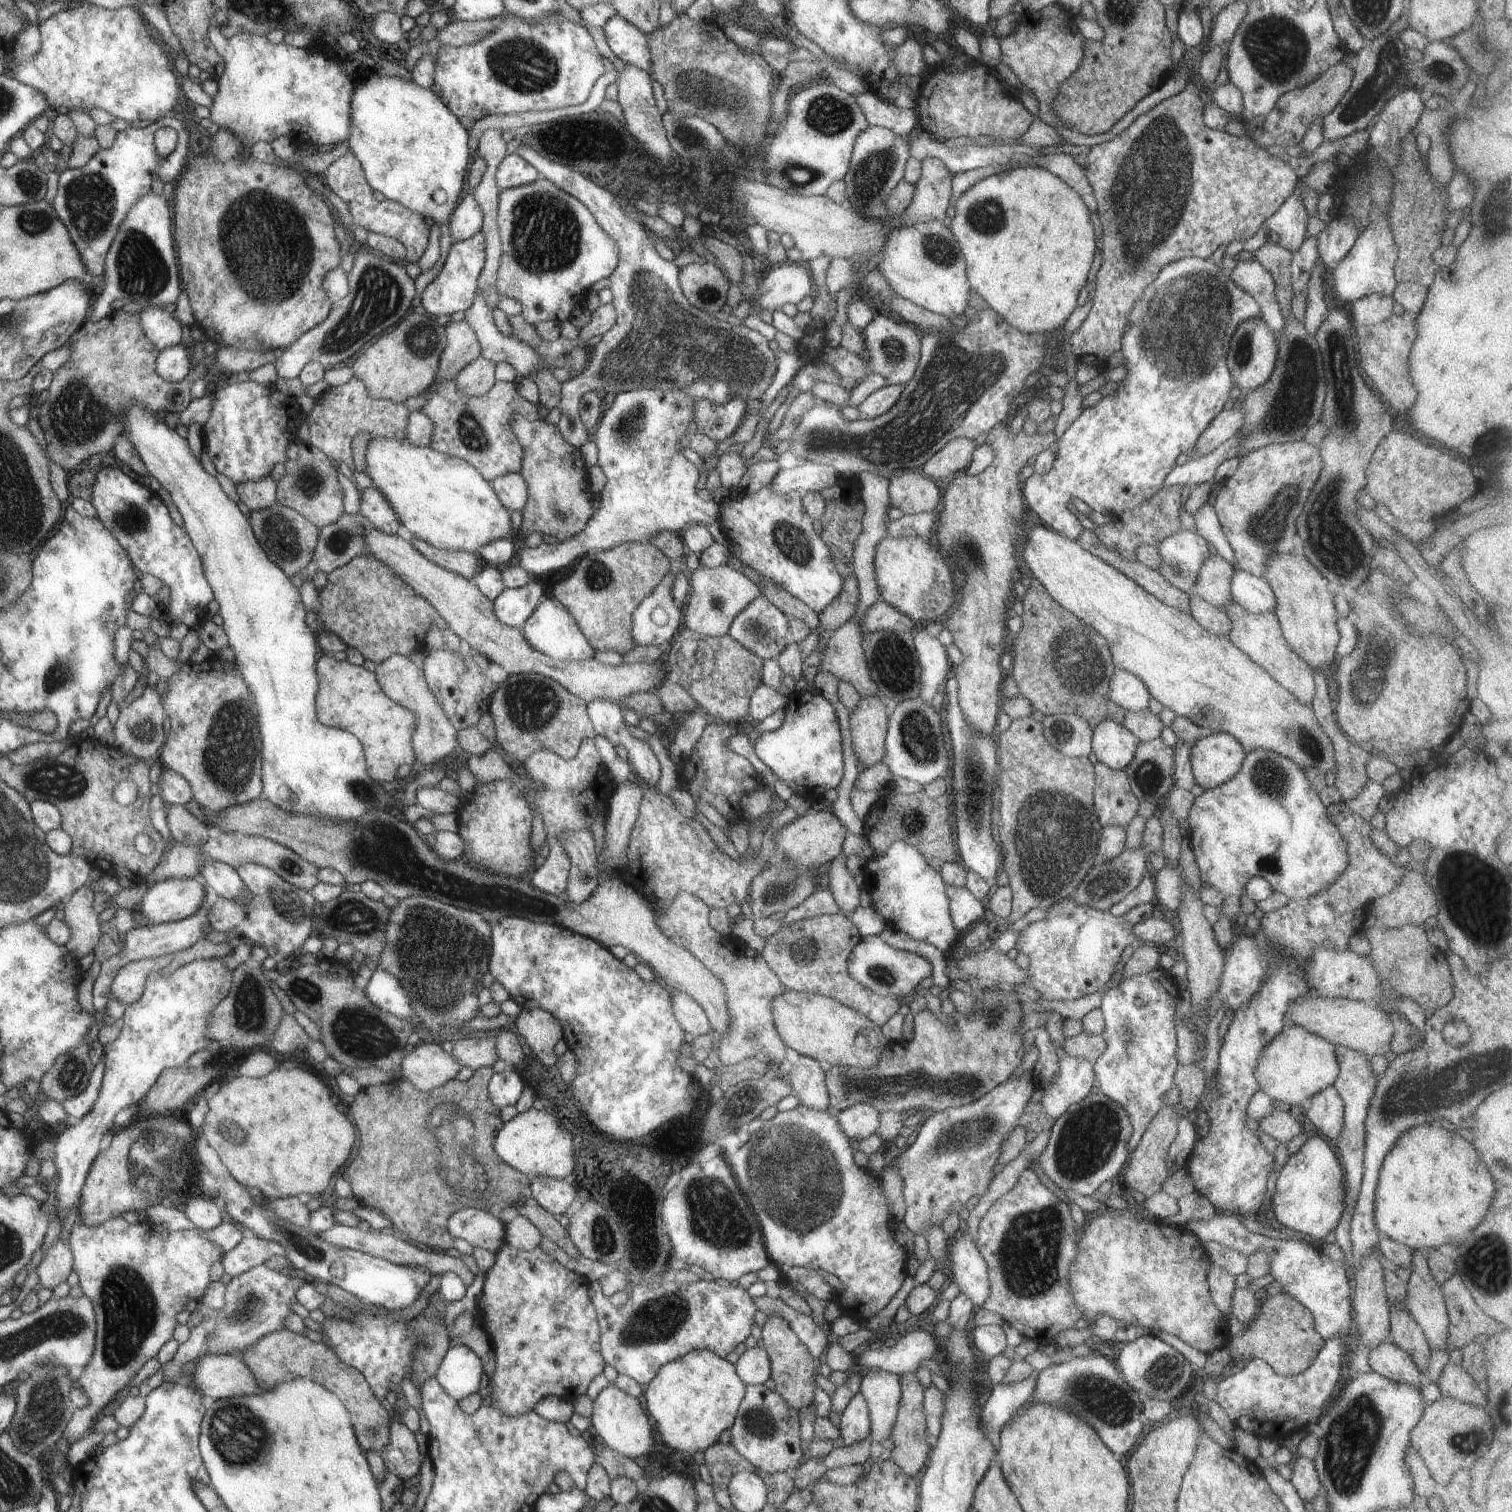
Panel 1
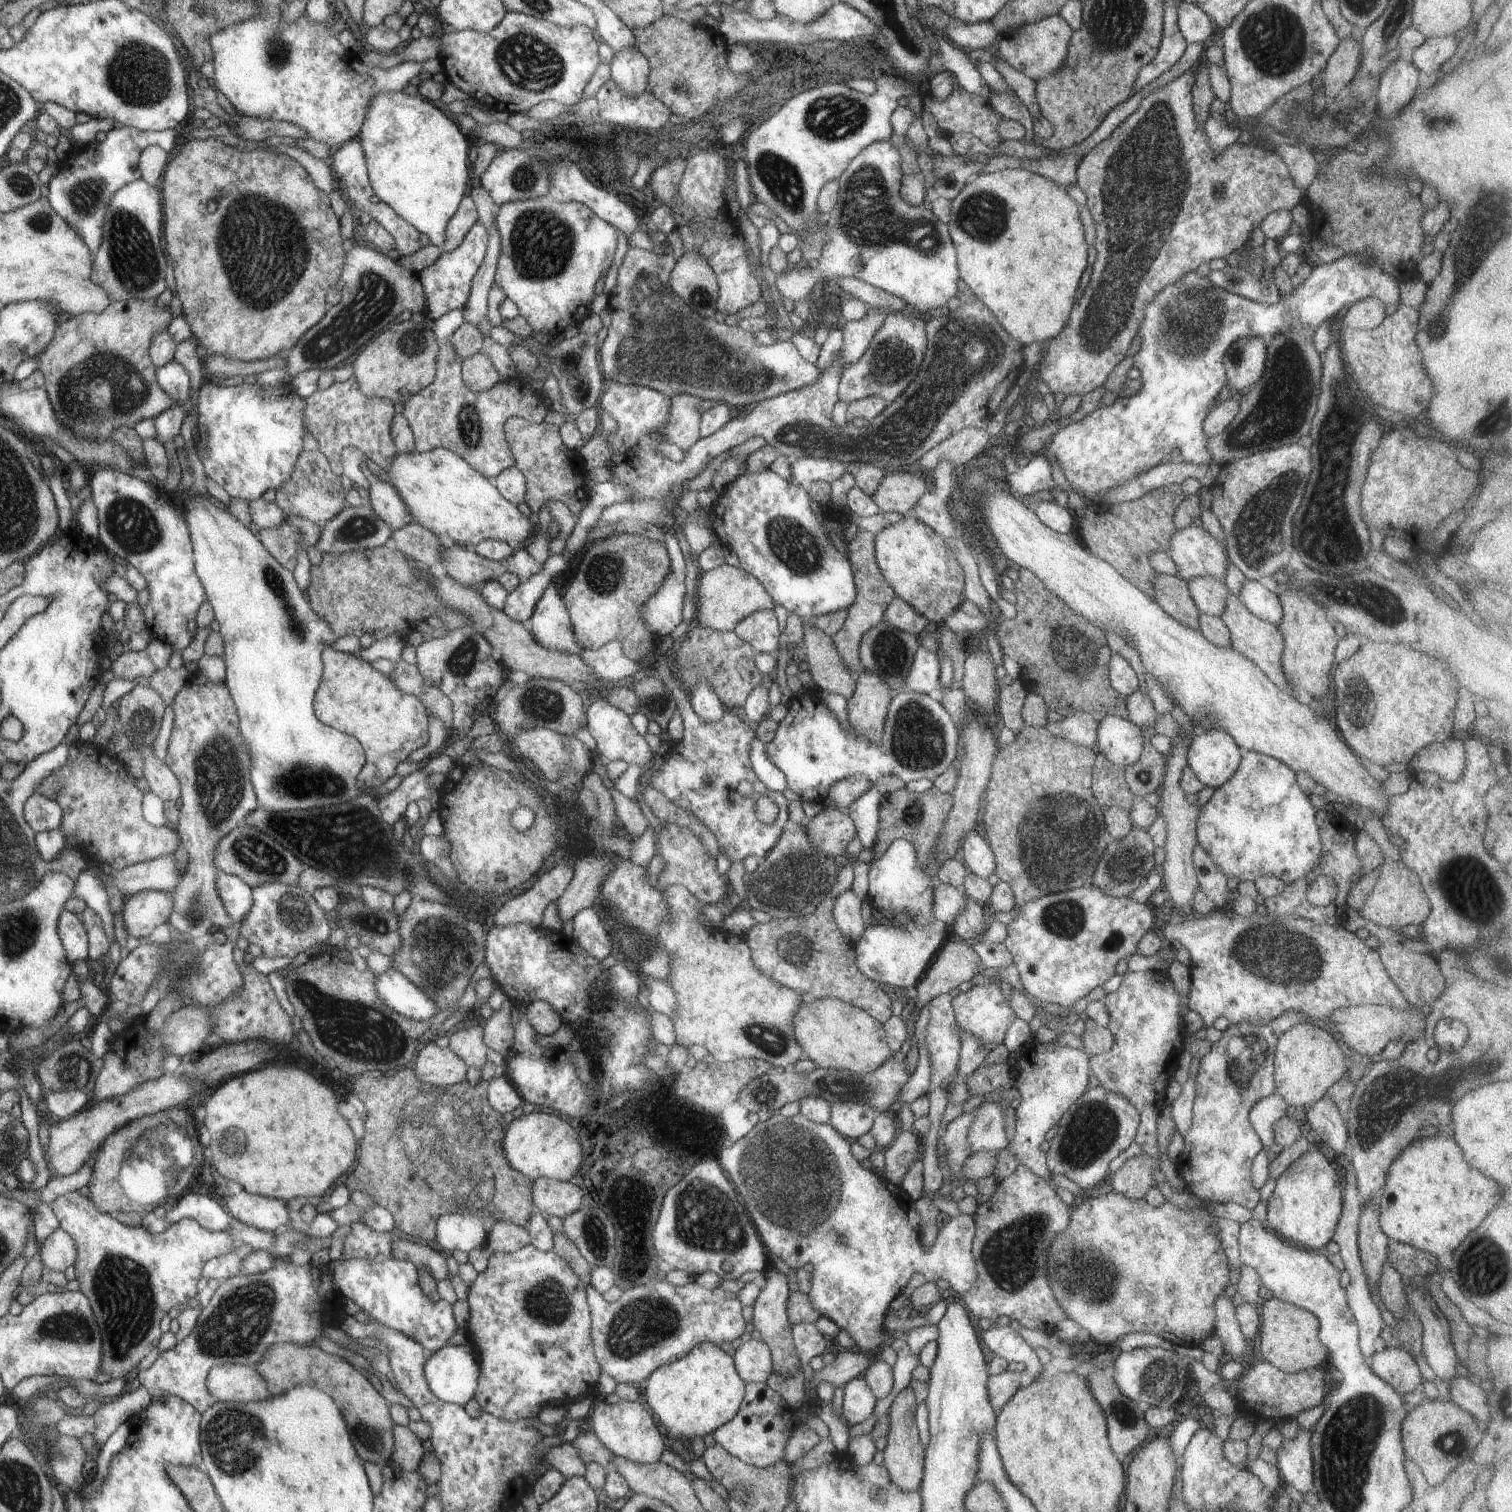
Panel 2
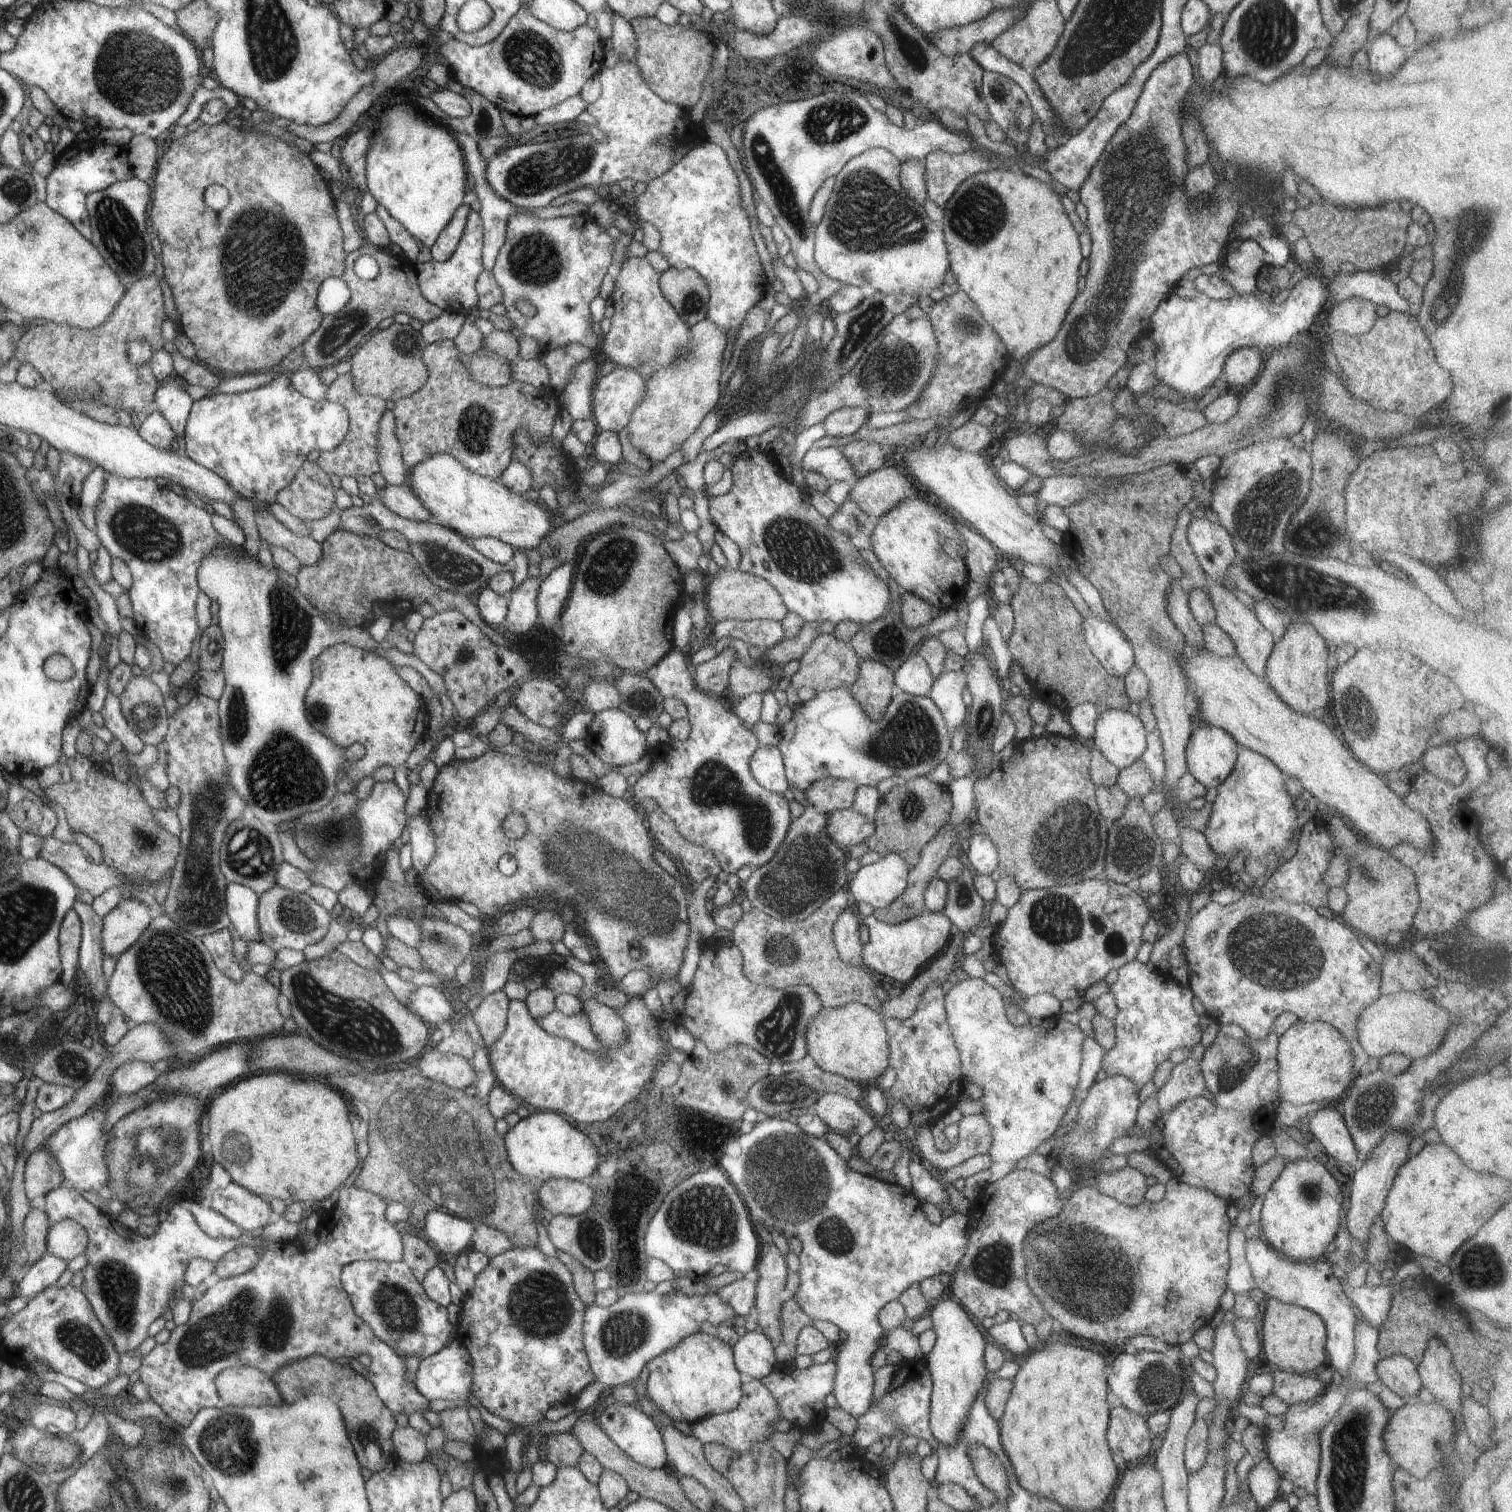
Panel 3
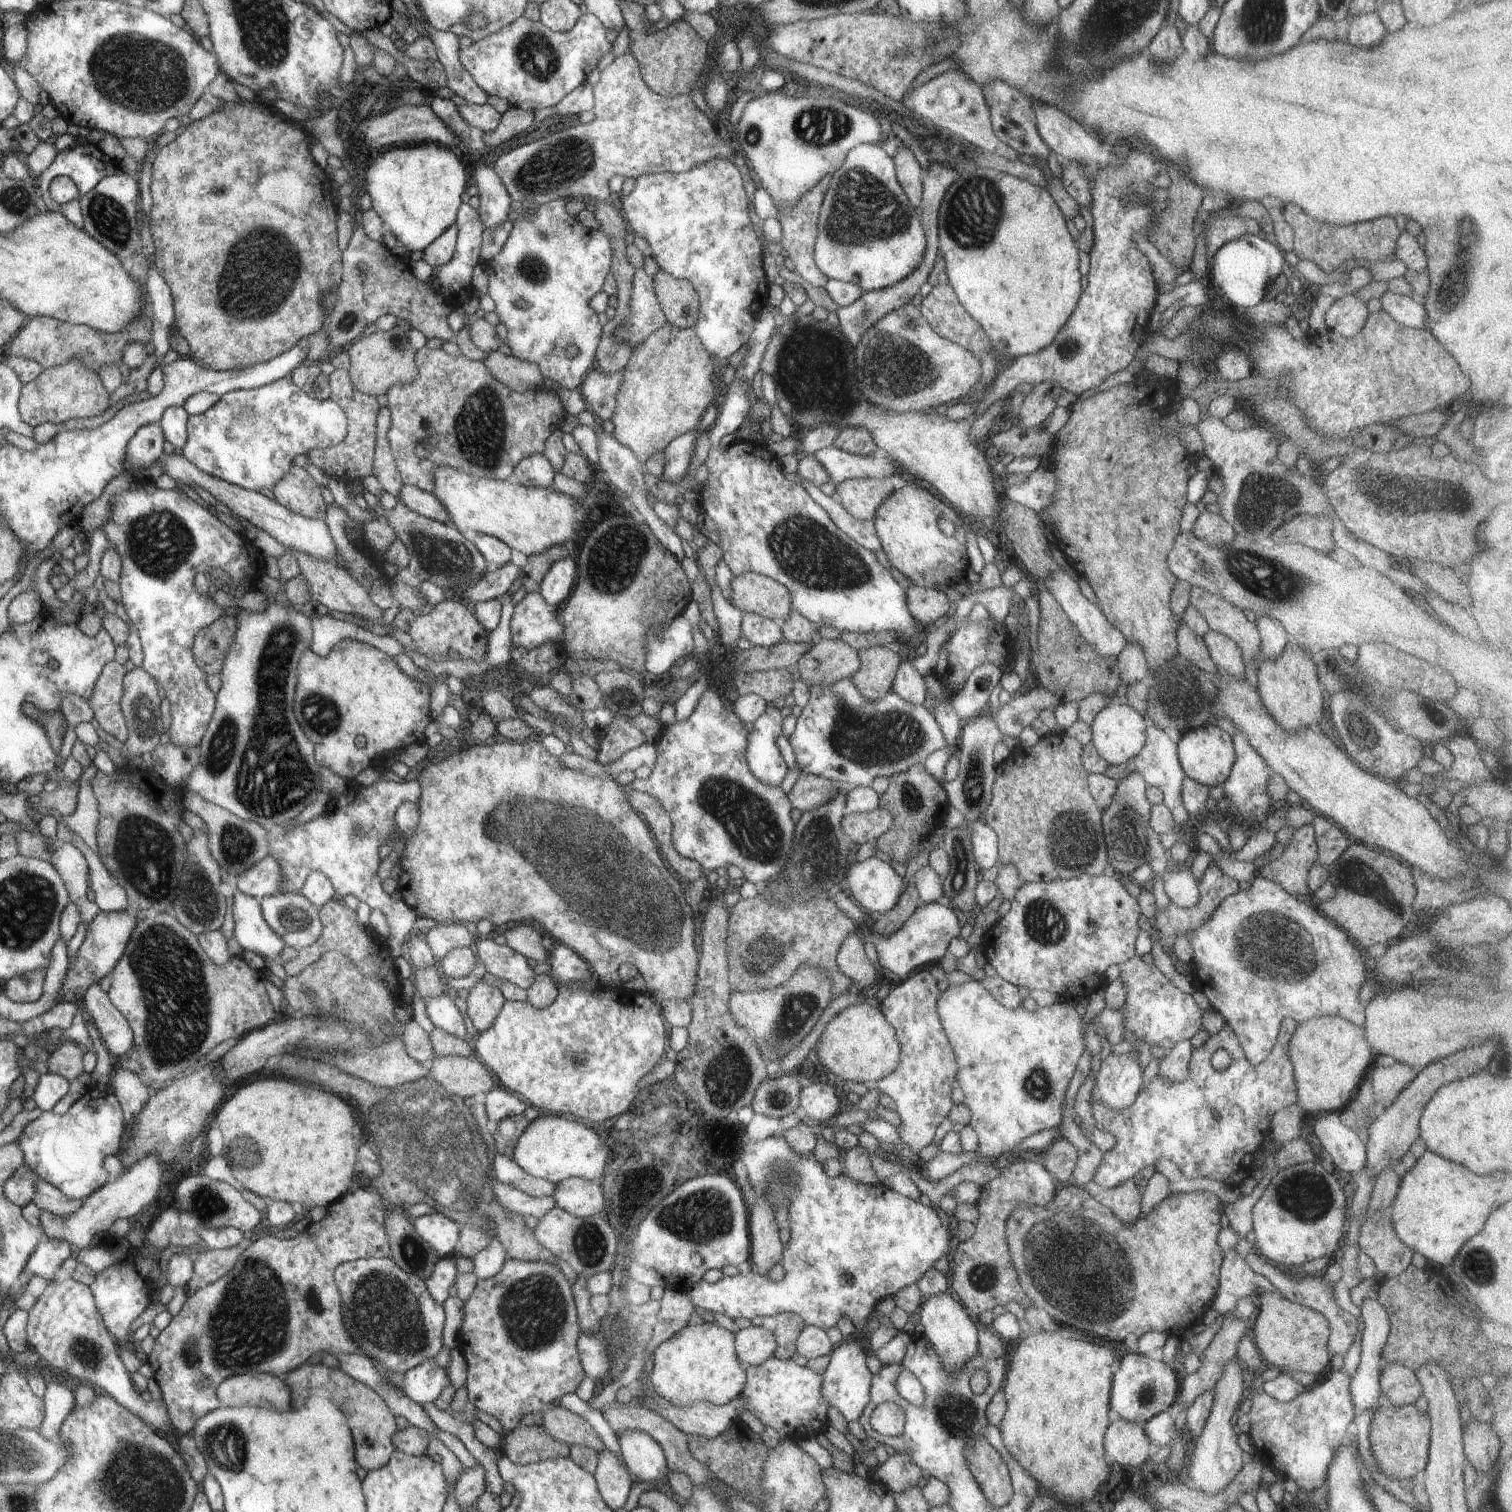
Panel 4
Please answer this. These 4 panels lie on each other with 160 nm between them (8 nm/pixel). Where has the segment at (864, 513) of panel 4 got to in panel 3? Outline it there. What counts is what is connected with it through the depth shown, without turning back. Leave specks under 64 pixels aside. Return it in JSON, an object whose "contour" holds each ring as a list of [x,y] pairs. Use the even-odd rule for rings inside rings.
{"contour":[[[887,463],[880,470],[871,472],[852,482],[850,498],[854,499],[873,520],[880,520],[901,500],[916,499],[919,492],[904,474]]]}

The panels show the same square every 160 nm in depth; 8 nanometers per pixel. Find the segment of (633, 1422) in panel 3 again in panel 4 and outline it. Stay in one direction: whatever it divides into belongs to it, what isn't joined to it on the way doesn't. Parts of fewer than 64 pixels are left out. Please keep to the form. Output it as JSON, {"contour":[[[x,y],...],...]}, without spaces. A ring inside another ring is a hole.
{"contour":[[[625,1430],[617,1438],[622,1460],[640,1482],[666,1478],[669,1468],[665,1452],[649,1434],[639,1430]]]}

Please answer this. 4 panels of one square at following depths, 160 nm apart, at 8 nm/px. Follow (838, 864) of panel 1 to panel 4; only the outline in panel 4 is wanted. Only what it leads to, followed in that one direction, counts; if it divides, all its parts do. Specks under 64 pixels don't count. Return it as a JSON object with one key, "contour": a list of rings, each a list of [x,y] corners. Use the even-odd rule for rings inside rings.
{"contour":[[[852,933],[841,942],[836,960],[841,972],[849,976],[858,988],[869,992],[874,990],[877,968],[867,957],[865,944],[858,933]]]}

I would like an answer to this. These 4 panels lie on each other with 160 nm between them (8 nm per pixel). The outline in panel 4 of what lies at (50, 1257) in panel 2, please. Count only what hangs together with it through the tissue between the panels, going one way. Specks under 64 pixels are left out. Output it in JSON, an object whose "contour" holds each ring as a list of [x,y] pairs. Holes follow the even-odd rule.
{"contour":[[[152,1153],[146,1159],[136,1163],[134,1167],[114,1177],[112,1181],[106,1183],[98,1191],[93,1192],[74,1214],[62,1217],[48,1211],[41,1211],[39,1219],[42,1230],[45,1232],[45,1239],[66,1241],[73,1246],[76,1254],[83,1248],[90,1246],[90,1242],[96,1233],[108,1231],[118,1218],[136,1220],[145,1210],[145,1206],[156,1198],[156,1194],[160,1190],[160,1178],[164,1172],[164,1166]]]}

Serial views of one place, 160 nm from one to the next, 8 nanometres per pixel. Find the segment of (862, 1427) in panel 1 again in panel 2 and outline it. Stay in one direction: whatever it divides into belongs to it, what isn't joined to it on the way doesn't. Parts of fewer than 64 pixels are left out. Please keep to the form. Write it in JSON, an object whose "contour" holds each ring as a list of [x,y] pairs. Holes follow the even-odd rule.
{"contour":[[[856,1376],[844,1386],[842,1416],[849,1427],[864,1422],[874,1413],[877,1399],[863,1376]]]}

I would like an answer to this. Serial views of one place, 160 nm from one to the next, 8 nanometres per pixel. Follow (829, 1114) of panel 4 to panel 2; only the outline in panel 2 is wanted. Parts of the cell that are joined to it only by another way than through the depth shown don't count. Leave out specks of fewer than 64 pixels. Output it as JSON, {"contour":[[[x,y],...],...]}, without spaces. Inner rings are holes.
{"contour":[[[836,1102],[830,1106],[830,1126],[842,1137],[857,1140],[870,1133],[874,1120],[880,1113],[858,1102]]]}

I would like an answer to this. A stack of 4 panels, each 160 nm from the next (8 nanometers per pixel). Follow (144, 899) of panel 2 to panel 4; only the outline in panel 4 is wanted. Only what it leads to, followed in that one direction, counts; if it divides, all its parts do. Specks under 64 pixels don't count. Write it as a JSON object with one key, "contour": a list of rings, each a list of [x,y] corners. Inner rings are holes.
{"contour":[[[132,910],[120,912],[102,912],[94,917],[87,926],[86,938],[80,946],[76,959],[71,961],[69,973],[64,979],[59,1002],[75,1002],[77,998],[83,997],[91,984],[98,983],[101,978],[115,970],[116,963],[125,954],[128,941],[139,924],[136,914]]]}

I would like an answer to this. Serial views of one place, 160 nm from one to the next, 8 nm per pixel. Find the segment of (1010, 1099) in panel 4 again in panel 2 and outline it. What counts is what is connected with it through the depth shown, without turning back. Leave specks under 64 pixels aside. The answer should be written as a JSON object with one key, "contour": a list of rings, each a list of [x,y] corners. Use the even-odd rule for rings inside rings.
{"contour":[[[994,983],[972,986],[968,992],[958,994],[952,1000],[952,1008],[954,1008],[958,1026],[980,1040],[980,1045],[987,1051],[994,1050],[998,1045],[1003,1044],[1009,1025],[1016,1017],[1010,1004],[1006,1002],[999,984]],[[1058,1037],[1048,1042],[1048,1047],[1042,1053],[1032,1055],[1026,1063],[1016,1062],[1018,1067],[1014,1072],[1014,1085],[1020,1094],[1021,1100],[1016,1106],[1016,1131],[1014,1139],[1008,1139],[1008,1146],[1003,1151],[1004,1155],[1016,1156],[1020,1164],[1032,1170],[1039,1178],[1046,1180],[1050,1186],[1058,1189],[1050,1180],[1050,1172],[1047,1166],[1046,1153],[1040,1150],[1041,1144],[1046,1140],[1045,1136],[1053,1127],[1058,1127],[1066,1110],[1088,1090],[1091,1076],[1088,1054],[1081,1049],[1061,1046]]]}

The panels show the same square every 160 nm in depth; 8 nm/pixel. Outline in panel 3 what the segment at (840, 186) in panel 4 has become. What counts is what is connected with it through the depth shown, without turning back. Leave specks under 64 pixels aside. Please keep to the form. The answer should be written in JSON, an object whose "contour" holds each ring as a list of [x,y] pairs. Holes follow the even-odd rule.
{"contour":[[[874,147],[858,156],[855,156],[840,170],[836,175],[836,186],[828,201],[825,215],[815,228],[815,261],[820,270],[831,279],[839,280],[845,285],[854,285],[867,291],[880,291],[886,294],[929,296],[934,288],[940,288],[944,282],[944,276],[950,268],[950,259],[941,224],[938,224],[928,217],[925,207],[920,206],[915,200],[912,200],[906,191],[902,188],[899,176],[901,173],[901,161],[894,156],[893,152],[882,147]]]}

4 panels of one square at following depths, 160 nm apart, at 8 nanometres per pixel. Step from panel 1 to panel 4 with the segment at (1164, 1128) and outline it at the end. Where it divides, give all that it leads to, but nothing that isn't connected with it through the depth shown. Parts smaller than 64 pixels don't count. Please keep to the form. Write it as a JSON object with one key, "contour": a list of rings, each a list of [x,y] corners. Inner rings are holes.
{"contour":[[[1142,1172],[1136,1173],[1126,1182],[1111,1189],[1101,1187],[1094,1180],[1082,1188],[1086,1189],[1100,1204],[1110,1207],[1123,1223],[1133,1225],[1133,1222],[1142,1216],[1139,1178],[1142,1178]]]}

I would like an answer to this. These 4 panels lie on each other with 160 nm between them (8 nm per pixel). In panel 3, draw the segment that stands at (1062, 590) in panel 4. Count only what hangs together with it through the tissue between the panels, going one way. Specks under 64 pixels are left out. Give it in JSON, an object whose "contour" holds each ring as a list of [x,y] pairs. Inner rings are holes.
{"contour":[[[1093,615],[1083,618],[1083,634],[1094,656],[1103,669],[1112,676],[1121,678],[1135,666],[1135,652],[1123,632],[1111,622]]]}

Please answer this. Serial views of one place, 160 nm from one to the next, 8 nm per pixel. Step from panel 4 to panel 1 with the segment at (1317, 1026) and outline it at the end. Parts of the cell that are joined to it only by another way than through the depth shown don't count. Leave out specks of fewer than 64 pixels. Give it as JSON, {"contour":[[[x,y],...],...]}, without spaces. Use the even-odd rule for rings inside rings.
{"contour":[[[1288,1023],[1262,1050],[1256,1066],[1256,1080],[1260,1084],[1260,1091],[1289,1106],[1298,1106],[1302,1100],[1312,1098],[1317,1092],[1334,1085],[1338,1073],[1335,1045],[1305,1028]]]}

